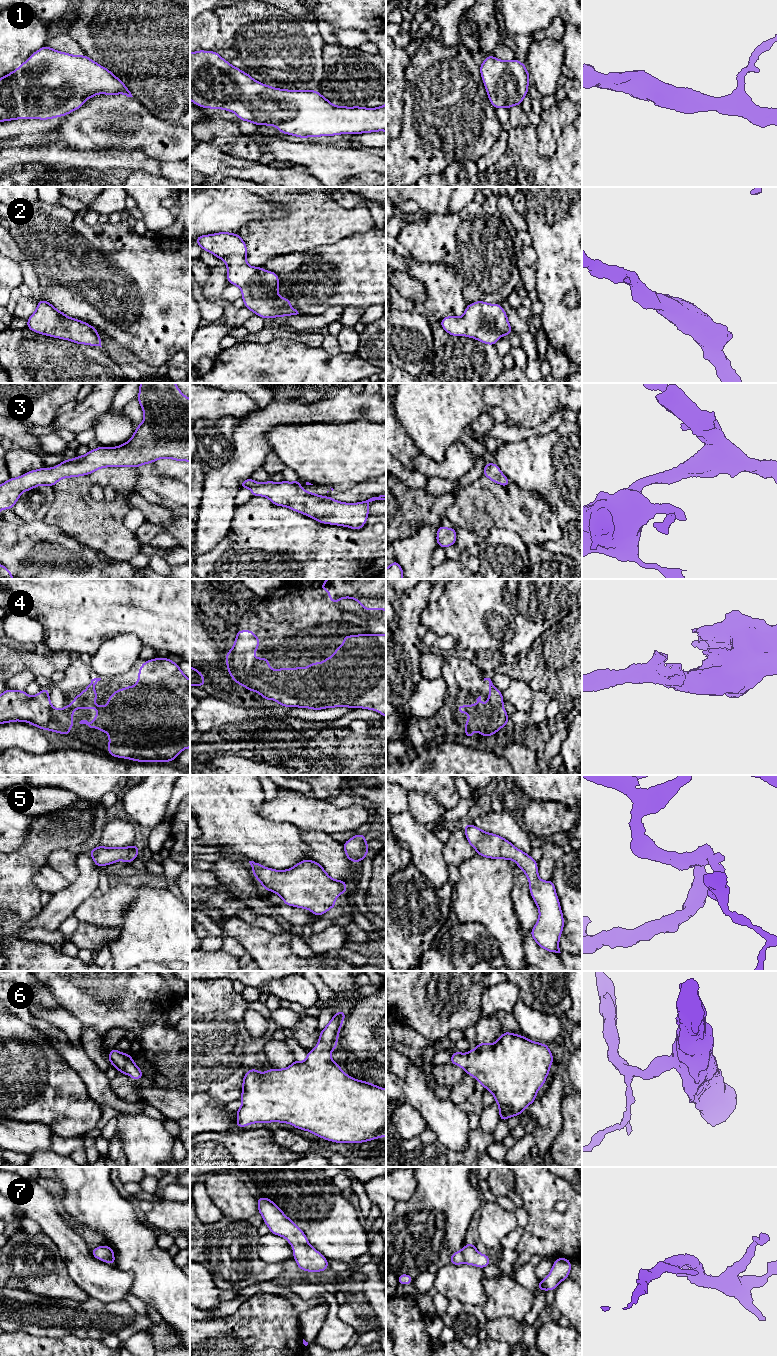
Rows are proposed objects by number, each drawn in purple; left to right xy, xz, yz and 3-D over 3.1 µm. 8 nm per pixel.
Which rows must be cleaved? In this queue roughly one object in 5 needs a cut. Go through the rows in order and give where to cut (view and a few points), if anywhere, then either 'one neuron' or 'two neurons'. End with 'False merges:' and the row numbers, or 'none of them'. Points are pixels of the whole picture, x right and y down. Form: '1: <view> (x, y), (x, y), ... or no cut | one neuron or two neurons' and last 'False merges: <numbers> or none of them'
1: no cut | one neuron
2: no cut | one neuron
3: no cut | one neuron
4: no cut | one neuron
5: no cut | one neuron
6: no cut | one neuron
7: no cut | one neuron
False merges: none of them

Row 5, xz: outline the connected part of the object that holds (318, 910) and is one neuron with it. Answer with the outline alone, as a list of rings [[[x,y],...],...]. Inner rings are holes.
[[[302,860],[282,871],[249,863],[264,889],[278,894],[285,905],[309,909],[315,916],[335,908],[336,898],[347,892],[347,882],[332,879],[316,861]]]

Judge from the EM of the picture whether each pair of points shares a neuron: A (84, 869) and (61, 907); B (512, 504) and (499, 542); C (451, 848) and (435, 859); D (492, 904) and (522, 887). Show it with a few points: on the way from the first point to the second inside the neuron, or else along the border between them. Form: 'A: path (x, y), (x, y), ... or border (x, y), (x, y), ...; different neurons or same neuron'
A: path (84, 878), (84, 884), (70, 898); same neuron
B: border (484, 537), (503, 527), (523, 541); different neurons
C: border (443, 845), (443, 859), (448, 864); different neurons
D: border (514, 877), (511, 901), (517, 916); different neurons

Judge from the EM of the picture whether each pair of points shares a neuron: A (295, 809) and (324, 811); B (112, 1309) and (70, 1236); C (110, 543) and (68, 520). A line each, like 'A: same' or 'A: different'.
A: same
B: different
C: same

